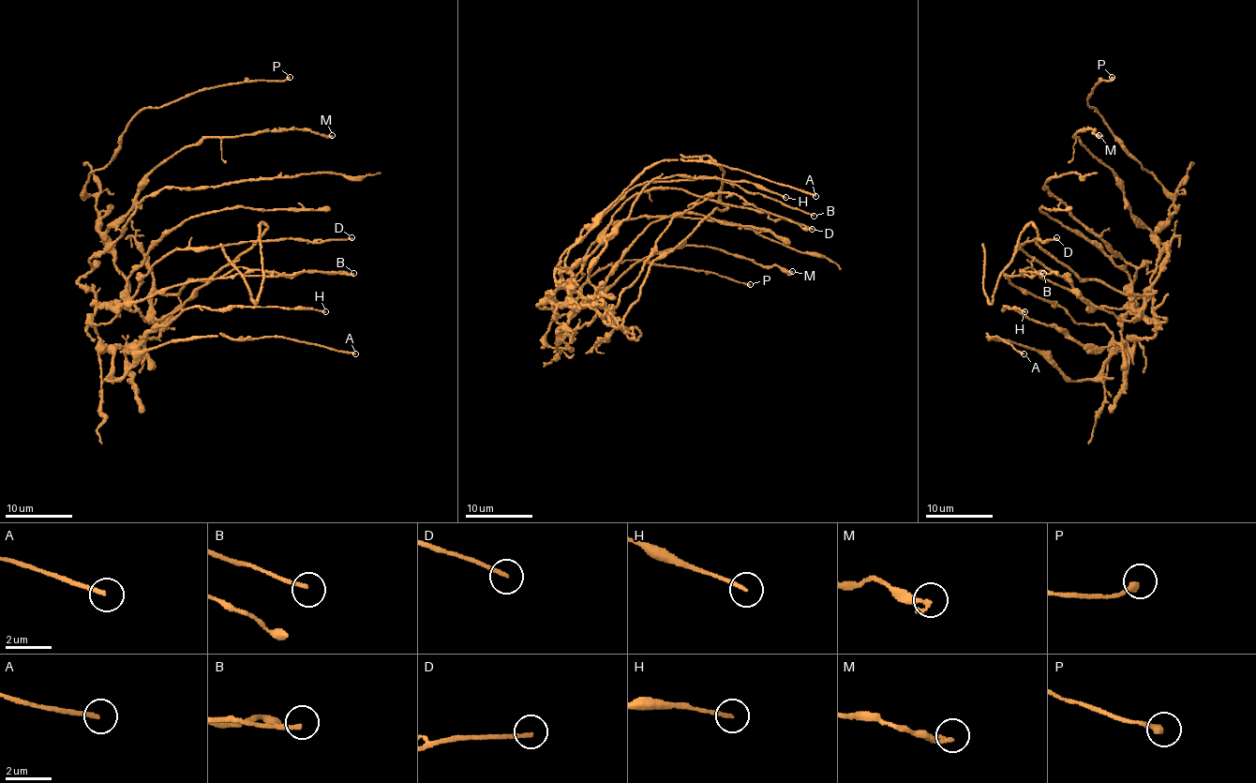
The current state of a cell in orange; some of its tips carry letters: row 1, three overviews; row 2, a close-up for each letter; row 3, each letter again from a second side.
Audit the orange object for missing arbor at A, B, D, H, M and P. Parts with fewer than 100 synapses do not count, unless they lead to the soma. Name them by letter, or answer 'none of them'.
none of them

